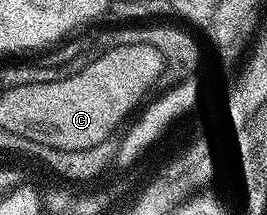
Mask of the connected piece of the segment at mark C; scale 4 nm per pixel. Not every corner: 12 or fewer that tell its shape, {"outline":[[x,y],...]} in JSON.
{"outline":[[155,46],[33,88],[31,143],[93,150],[151,92]]}

